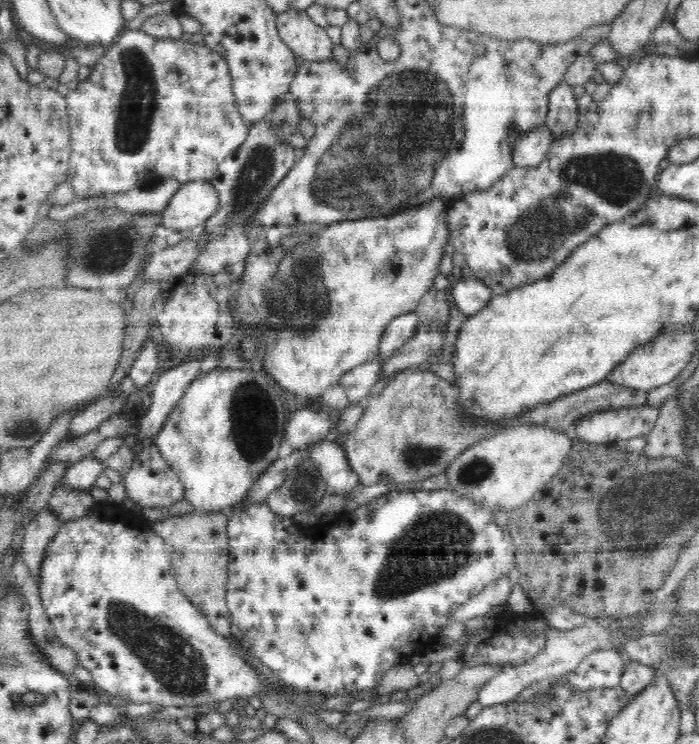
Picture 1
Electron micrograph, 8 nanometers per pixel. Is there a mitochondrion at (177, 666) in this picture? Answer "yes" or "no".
yes

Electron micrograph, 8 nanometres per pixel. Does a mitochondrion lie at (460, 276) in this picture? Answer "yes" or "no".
no

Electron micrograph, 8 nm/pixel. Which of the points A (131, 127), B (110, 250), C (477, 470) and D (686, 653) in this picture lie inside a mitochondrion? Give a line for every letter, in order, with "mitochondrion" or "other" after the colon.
A: mitochondrion
B: mitochondrion
C: mitochondrion
D: mitochondrion

